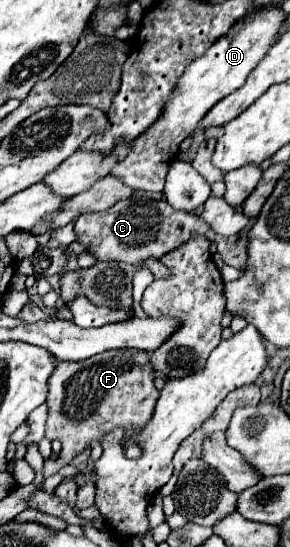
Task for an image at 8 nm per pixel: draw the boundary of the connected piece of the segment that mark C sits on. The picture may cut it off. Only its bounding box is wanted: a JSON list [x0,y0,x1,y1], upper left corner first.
[75,198,247,270]

